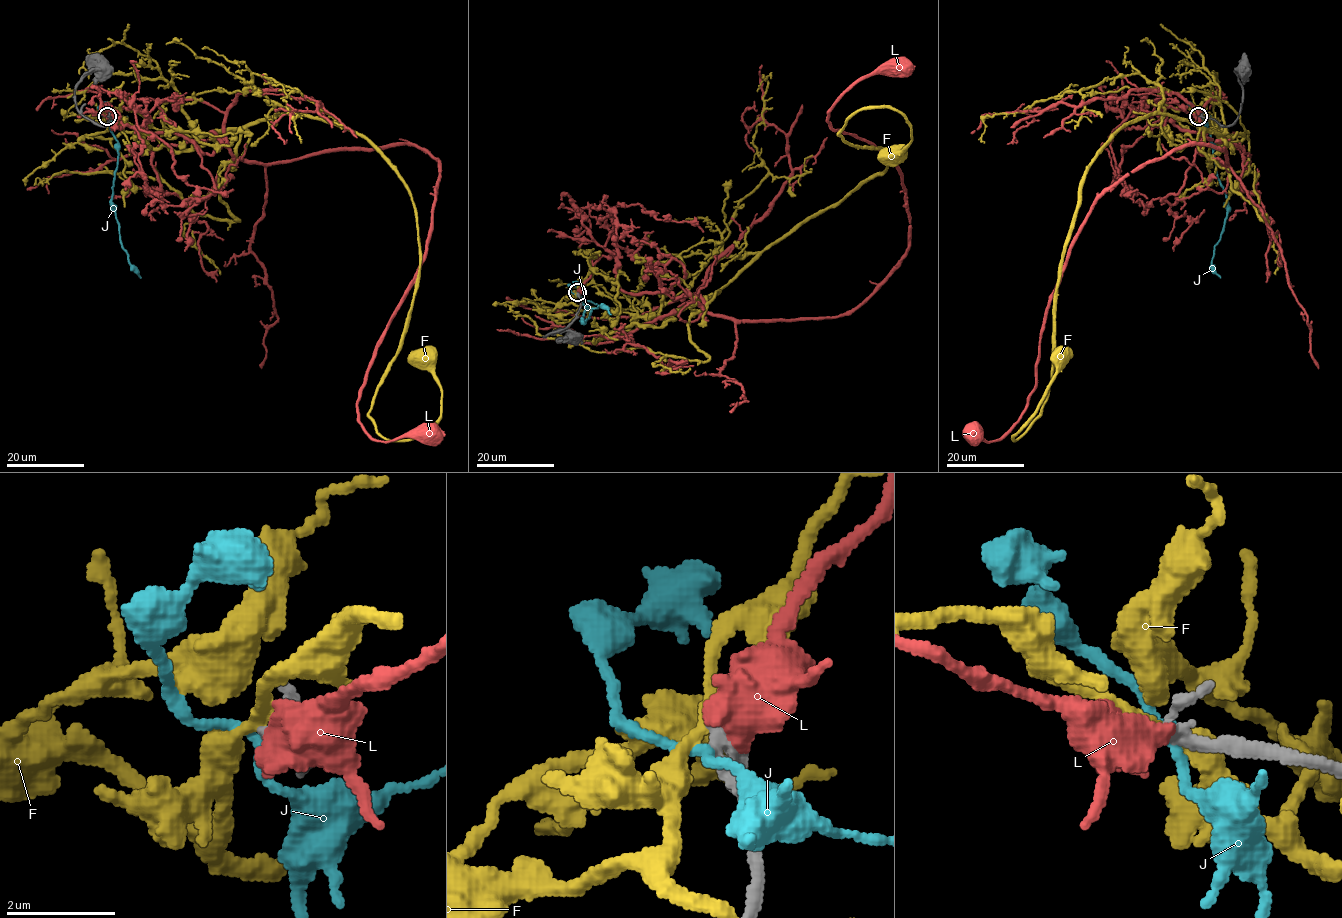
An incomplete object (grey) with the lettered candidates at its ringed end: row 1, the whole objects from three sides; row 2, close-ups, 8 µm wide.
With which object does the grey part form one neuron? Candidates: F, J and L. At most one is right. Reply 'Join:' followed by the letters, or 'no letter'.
Join: no letter

